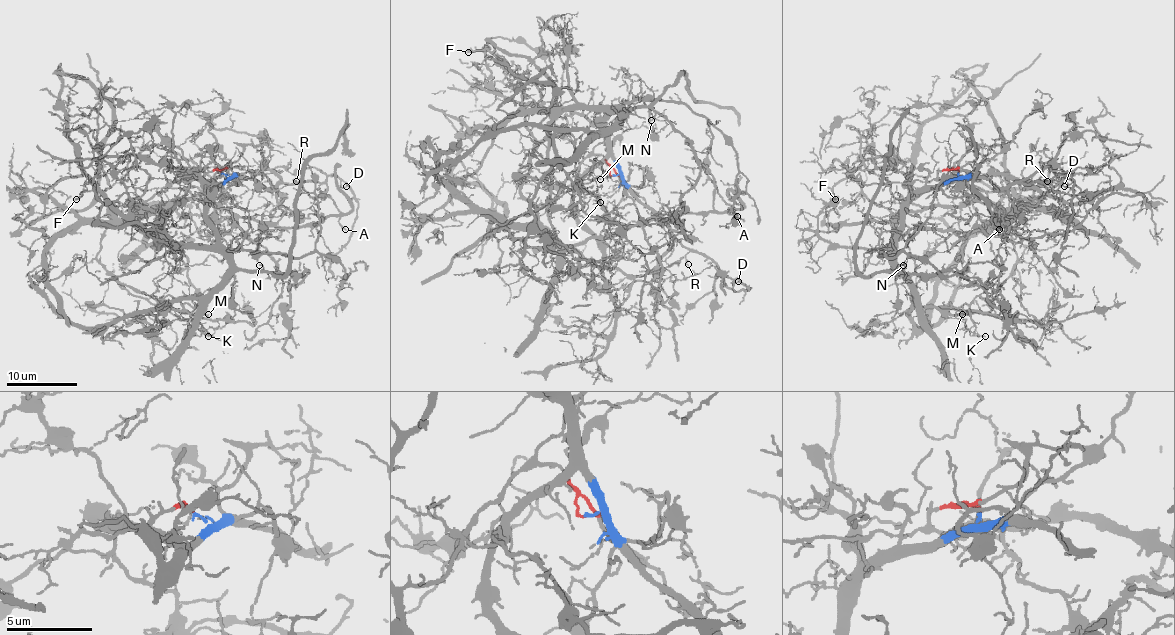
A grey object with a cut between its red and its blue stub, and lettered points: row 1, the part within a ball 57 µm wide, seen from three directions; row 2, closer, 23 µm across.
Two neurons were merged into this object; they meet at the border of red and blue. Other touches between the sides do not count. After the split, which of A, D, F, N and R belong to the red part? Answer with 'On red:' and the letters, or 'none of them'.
On red: A, F

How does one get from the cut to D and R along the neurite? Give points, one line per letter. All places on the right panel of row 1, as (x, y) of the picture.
D: (958, 173), (960, 177), (990, 179), (999, 187), (1048, 182), (1055, 177), (1069, 175), (1072, 180), (1064, 186)
R: (958, 173), (960, 177), (990, 179), (1002, 187), (1048, 180)

